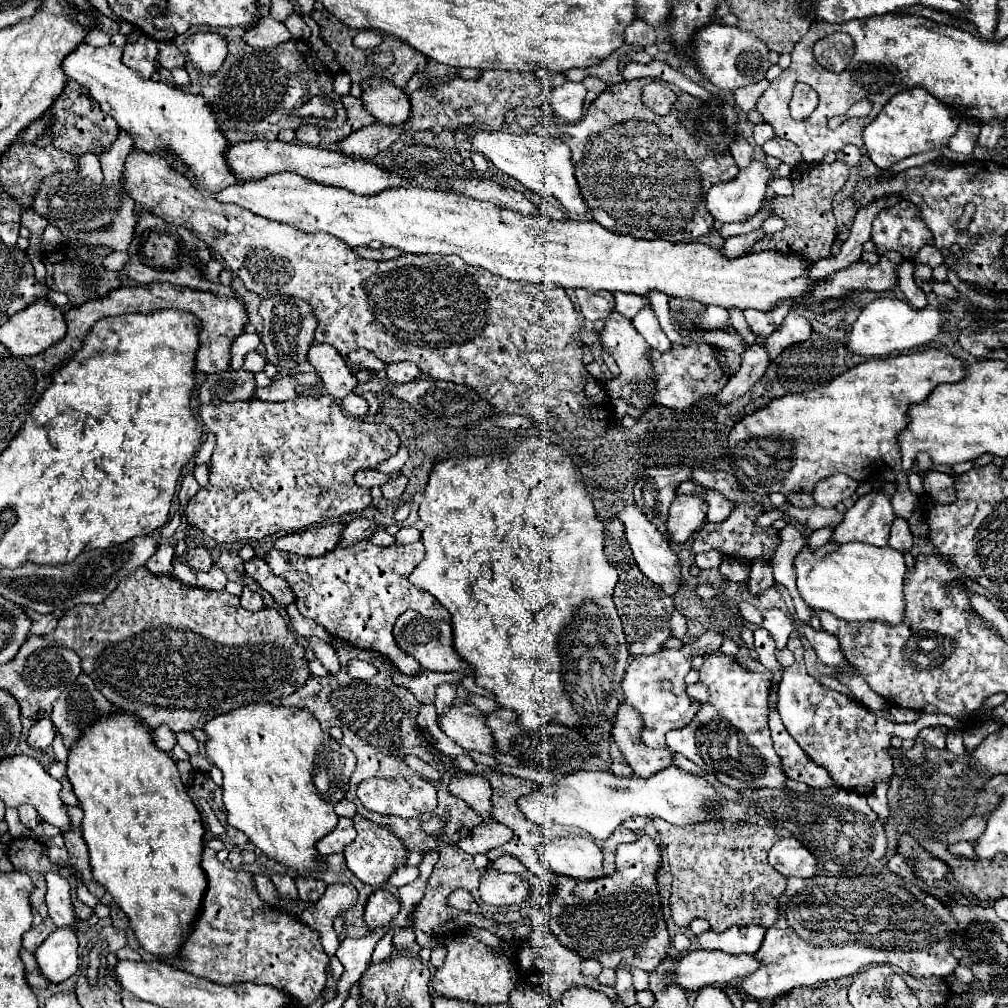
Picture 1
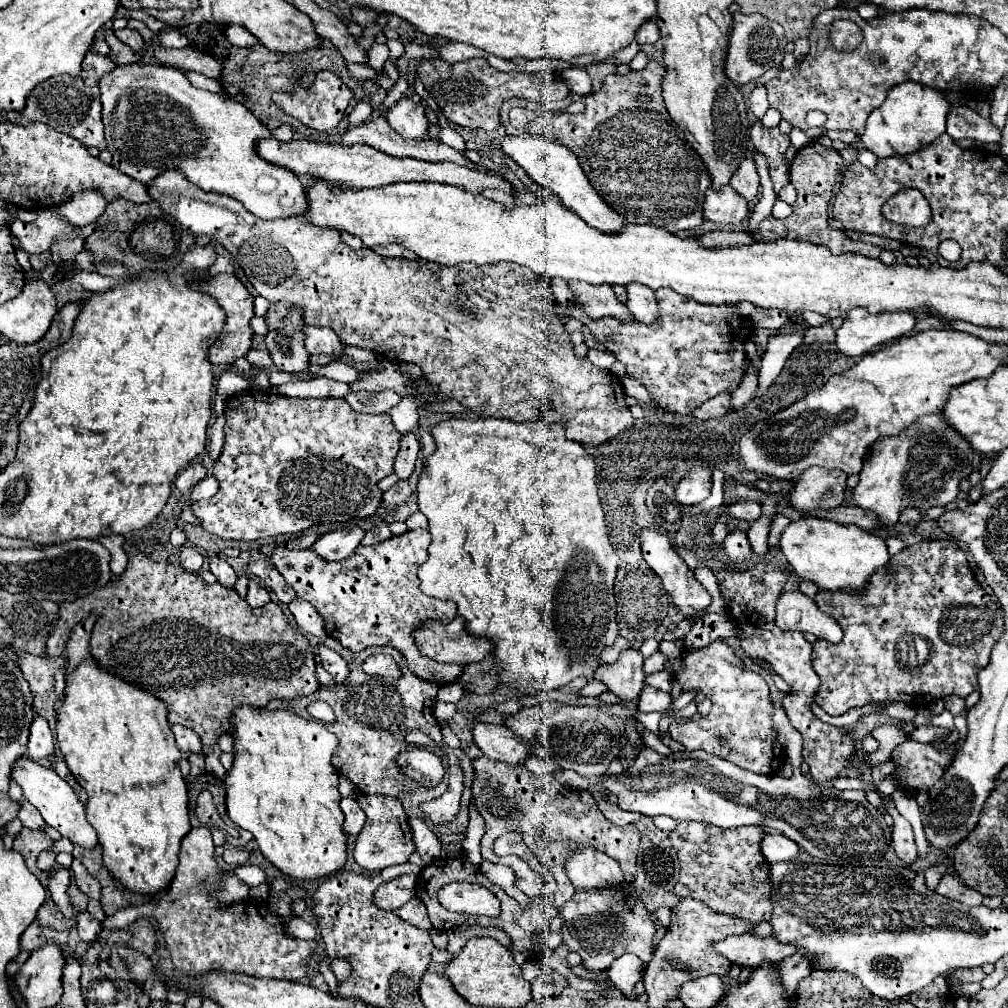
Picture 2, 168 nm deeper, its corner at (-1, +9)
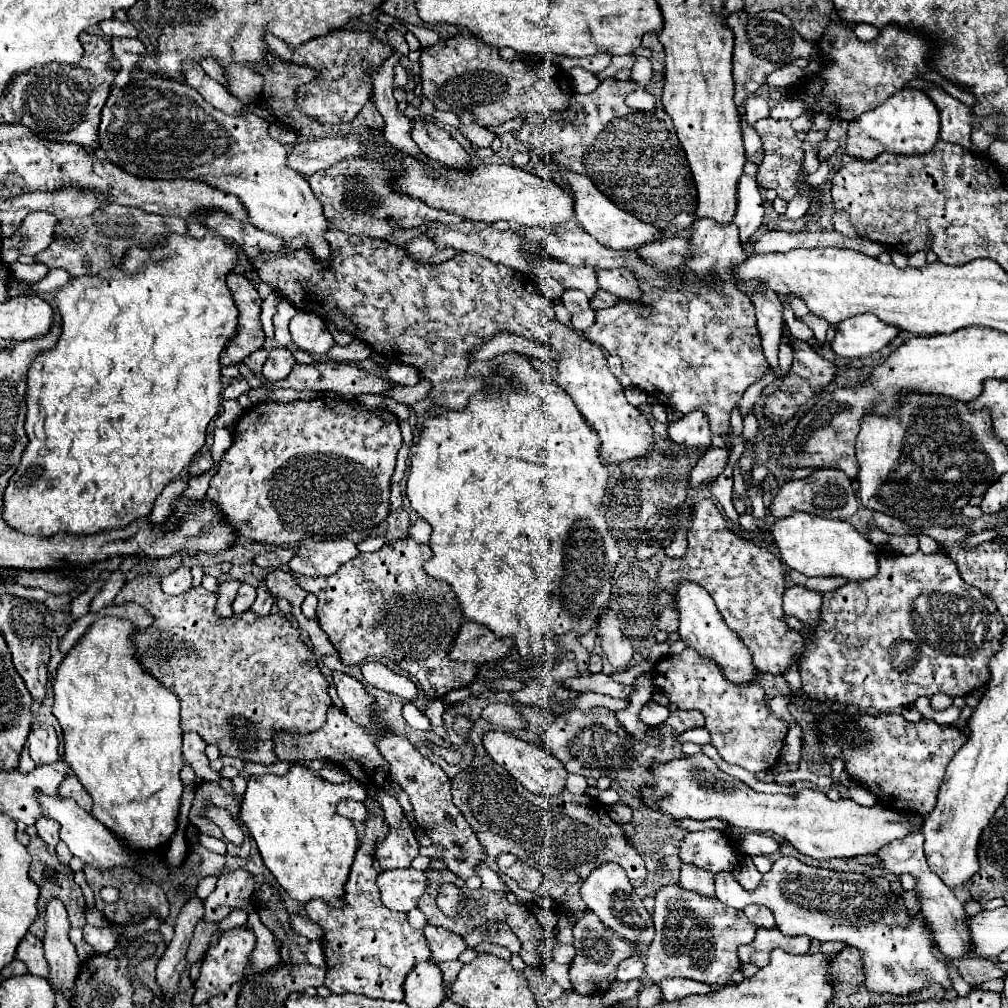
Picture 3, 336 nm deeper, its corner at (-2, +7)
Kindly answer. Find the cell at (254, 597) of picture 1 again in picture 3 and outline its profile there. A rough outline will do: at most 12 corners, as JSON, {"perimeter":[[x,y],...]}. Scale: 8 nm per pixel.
{"perimeter":[[258,589],[252,609],[258,615],[268,615],[274,597],[266,589]]}

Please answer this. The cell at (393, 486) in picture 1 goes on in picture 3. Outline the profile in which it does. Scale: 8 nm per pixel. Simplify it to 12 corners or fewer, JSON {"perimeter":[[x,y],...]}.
{"perimeter":[[402,507],[388,513],[388,541],[408,537],[410,517]]}

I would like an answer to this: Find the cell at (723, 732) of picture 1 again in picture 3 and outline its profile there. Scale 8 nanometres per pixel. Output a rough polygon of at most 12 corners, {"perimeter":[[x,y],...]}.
{"perimeter":[[694,649],[654,667],[678,709],[706,717],[726,763],[776,765],[788,727],[760,683],[730,683]]}

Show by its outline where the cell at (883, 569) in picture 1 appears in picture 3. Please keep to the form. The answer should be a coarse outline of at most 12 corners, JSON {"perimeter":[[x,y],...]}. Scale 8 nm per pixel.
{"perimeter":[[798,513],[770,531],[806,577],[864,581],[878,549],[848,521]]}

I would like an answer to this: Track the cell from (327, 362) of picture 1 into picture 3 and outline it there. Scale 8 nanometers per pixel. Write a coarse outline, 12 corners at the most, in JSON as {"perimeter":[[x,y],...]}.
{"perimeter":[[298,311],[290,321],[296,347],[316,357],[336,345],[316,315]]}

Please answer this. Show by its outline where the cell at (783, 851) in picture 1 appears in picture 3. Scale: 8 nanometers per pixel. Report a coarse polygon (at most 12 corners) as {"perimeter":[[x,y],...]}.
{"perimeter":[[764,833],[742,835],[742,853],[772,855],[780,843]]}

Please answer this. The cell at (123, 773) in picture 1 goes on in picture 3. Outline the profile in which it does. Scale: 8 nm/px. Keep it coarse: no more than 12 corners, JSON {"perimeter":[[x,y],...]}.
{"perimeter":[[98,619],[54,677],[64,761],[138,855],[178,829],[180,703]]}

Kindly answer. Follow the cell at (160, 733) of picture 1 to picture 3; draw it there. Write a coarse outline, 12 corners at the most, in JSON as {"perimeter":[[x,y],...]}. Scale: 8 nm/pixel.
{"perimeter":[[184,733],[182,755],[196,781],[220,781],[196,733]]}

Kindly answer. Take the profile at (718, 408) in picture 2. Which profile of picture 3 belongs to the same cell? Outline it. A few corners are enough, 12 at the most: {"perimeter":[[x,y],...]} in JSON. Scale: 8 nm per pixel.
{"perimeter":[[702,411],[672,421],[668,435],[688,447],[708,447],[712,431]]}

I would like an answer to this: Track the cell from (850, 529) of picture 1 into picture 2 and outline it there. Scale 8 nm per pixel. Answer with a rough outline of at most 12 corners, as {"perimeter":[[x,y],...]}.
{"perimeter":[[941,415],[877,439],[853,489],[885,527],[955,501],[977,453]]}

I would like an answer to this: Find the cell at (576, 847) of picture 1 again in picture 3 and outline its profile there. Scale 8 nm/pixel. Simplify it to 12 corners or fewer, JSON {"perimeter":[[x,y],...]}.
{"perimeter":[[620,865],[580,887],[586,907],[632,943],[654,939],[652,917]]}

